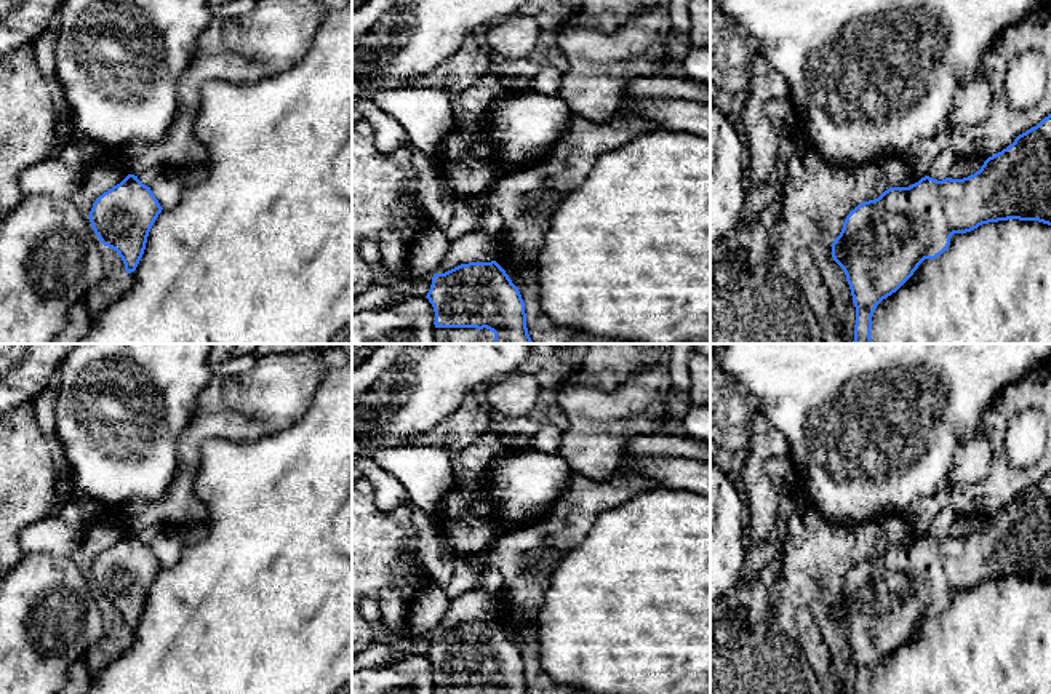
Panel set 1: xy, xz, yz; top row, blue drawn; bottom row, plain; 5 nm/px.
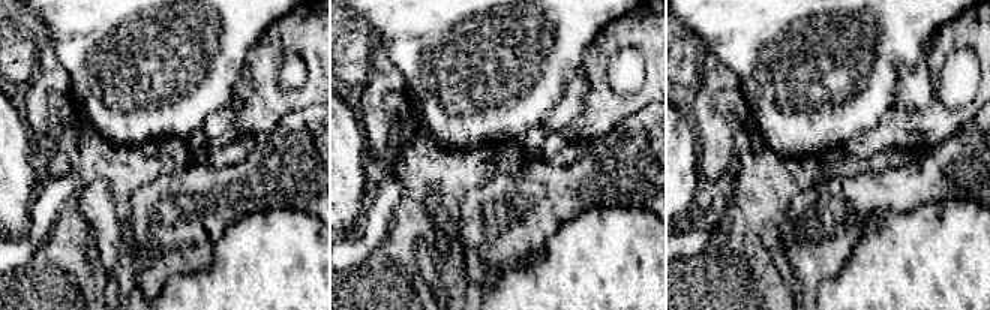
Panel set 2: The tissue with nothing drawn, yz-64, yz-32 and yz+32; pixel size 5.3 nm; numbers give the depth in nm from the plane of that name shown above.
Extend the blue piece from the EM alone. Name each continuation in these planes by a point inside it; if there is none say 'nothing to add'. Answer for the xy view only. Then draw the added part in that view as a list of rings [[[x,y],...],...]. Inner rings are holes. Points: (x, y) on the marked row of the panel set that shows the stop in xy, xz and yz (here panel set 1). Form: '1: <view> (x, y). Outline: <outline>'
nothing to add

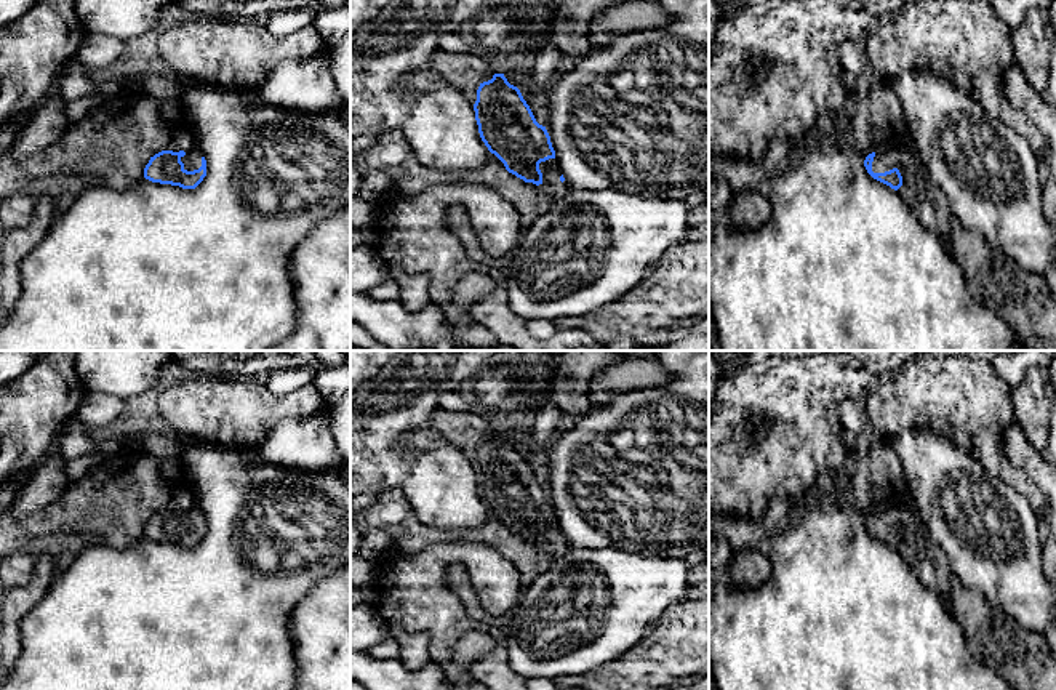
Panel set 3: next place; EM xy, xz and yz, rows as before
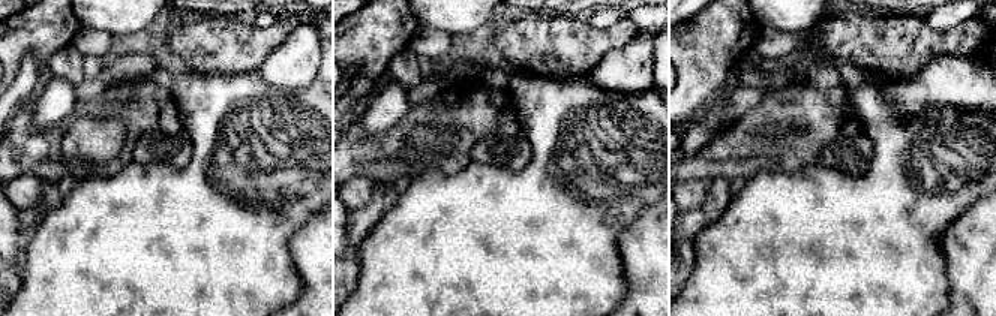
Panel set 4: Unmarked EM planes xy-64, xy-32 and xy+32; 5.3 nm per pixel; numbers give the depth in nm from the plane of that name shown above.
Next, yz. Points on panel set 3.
1: yz (924, 196). Outline: [[[906,144],[875,150],[872,171],[885,173],[893,168],[898,168],[902,176],[902,186],[898,194],[920,223],[938,234],[947,251],[954,255],[950,247],[950,219],[954,215],[944,191]]]

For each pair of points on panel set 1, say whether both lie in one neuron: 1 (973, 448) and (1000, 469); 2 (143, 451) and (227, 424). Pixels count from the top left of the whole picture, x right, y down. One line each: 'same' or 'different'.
1: different
2: different

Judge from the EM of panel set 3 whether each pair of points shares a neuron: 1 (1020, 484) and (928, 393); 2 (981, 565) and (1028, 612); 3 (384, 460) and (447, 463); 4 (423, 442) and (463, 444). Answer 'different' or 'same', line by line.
1: same
2: same
3: same
4: same

